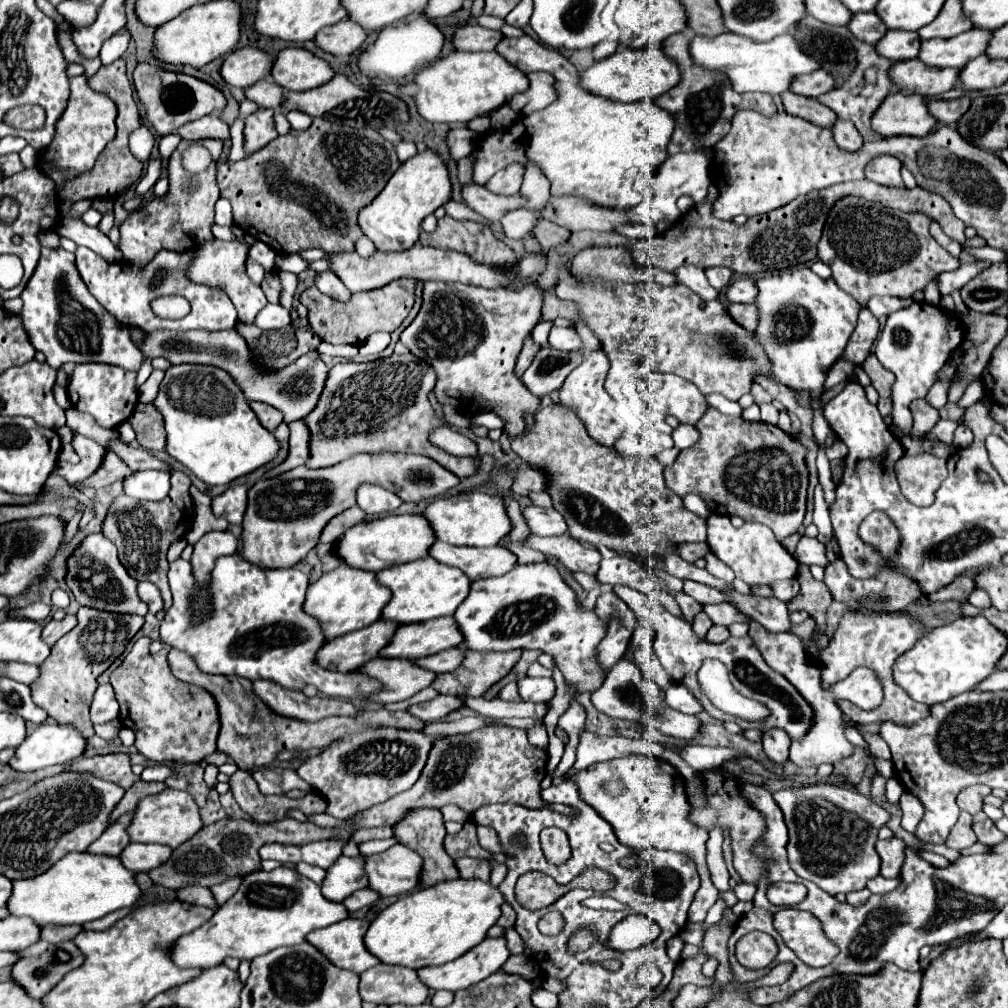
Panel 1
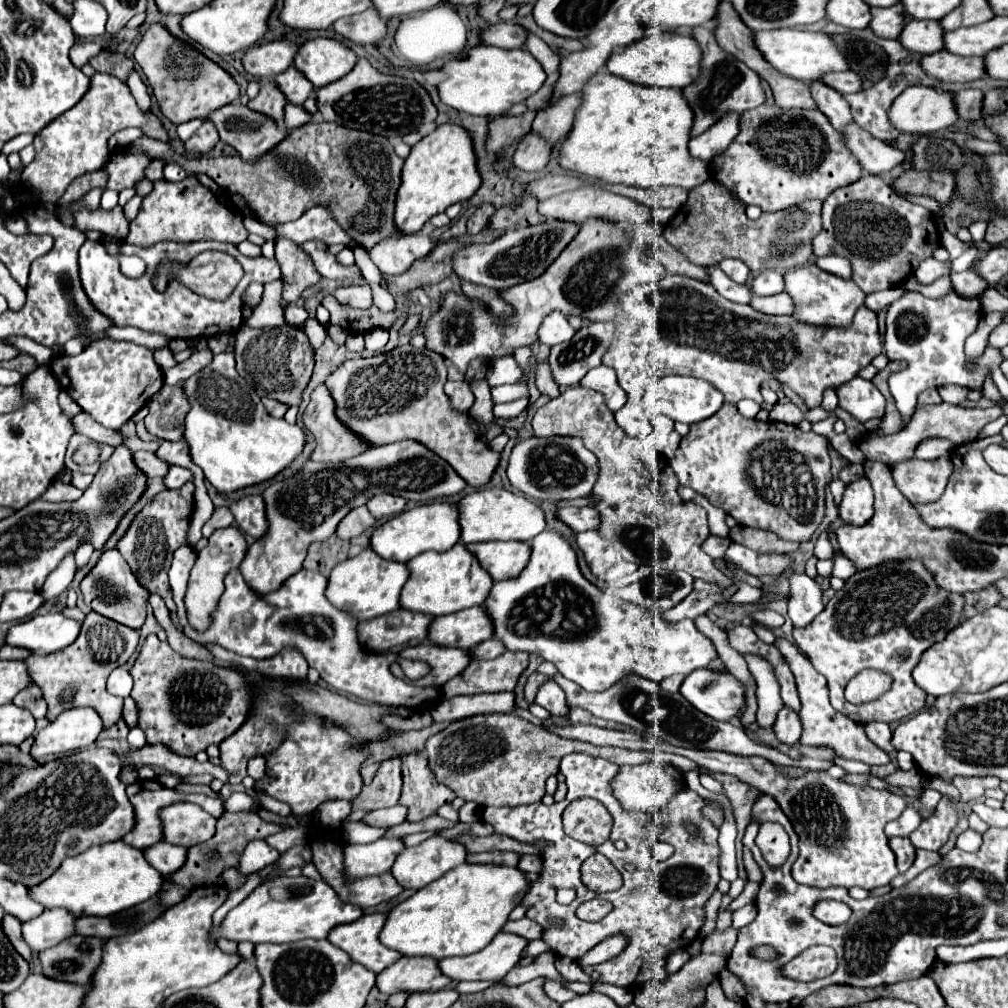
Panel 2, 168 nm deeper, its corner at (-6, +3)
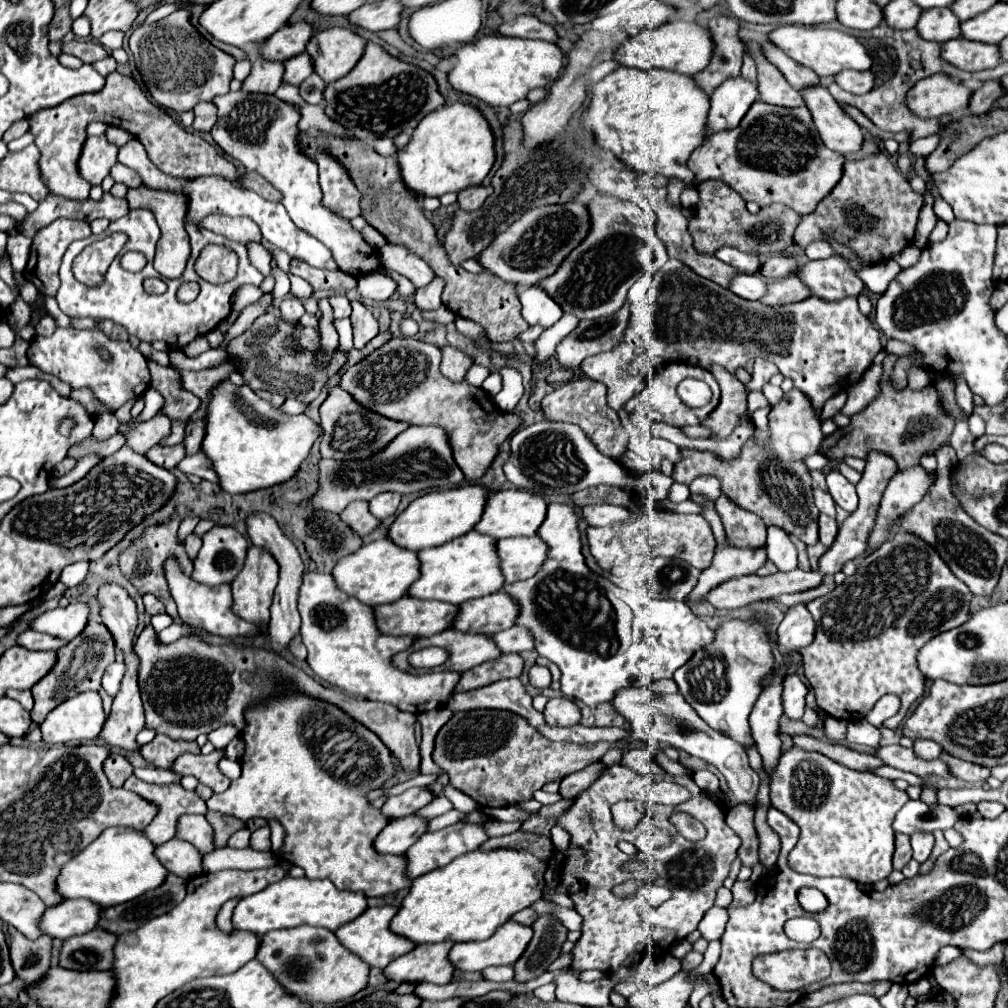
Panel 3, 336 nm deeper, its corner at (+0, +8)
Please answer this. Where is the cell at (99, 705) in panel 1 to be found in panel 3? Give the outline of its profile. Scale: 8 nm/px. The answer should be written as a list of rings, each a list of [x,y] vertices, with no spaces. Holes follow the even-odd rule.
[[[114,662],[106,668],[106,674],[102,678],[102,686],[106,688],[106,692],[110,696],[114,696],[118,692],[118,686],[122,682],[122,676],[124,676],[124,664],[122,662]]]

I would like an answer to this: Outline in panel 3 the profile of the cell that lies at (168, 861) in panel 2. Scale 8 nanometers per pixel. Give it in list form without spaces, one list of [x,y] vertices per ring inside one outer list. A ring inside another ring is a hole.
[[[174,838],[158,846],[156,856],[170,872],[174,872],[184,880],[190,880],[192,876],[202,874],[202,854],[190,842]]]

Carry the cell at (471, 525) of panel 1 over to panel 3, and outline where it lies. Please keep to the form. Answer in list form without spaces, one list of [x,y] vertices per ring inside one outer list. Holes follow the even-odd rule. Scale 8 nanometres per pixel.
[[[518,488],[498,490],[498,492],[492,492],[492,496],[488,498],[486,510],[480,518],[480,524],[476,524],[476,530],[490,534],[494,538],[536,536],[540,524],[544,522],[544,516],[546,516],[546,502],[542,496],[526,492],[526,490],[518,490]]]

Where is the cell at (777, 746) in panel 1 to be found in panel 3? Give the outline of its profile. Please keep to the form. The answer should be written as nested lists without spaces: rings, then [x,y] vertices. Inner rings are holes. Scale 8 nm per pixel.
[[[788,674],[784,680],[784,716],[788,718],[802,718],[806,708],[806,694],[808,686],[802,682],[800,676]]]

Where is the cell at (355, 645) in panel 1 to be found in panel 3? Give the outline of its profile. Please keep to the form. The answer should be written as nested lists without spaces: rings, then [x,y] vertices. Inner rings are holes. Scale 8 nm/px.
[[[404,596],[394,604],[376,606],[376,623],[386,634],[408,634],[422,638],[450,628],[456,614],[456,604]],[[392,612],[394,618],[390,617]]]

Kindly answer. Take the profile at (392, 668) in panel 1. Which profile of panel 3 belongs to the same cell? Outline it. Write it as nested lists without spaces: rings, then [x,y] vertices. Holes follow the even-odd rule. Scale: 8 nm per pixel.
[[[448,628],[448,630],[444,630],[436,636],[418,638],[412,648],[408,648],[406,652],[400,652],[394,658],[394,664],[400,670],[415,673],[415,669],[408,664],[408,656],[414,650],[422,650],[422,648],[428,648],[428,646],[446,648],[450,652],[450,660],[446,662],[446,666],[450,670],[456,670],[456,672],[466,672],[468,668],[474,668],[482,662],[496,660],[498,656],[502,656],[502,652],[500,652],[500,648],[496,648],[496,642],[492,640],[492,636],[468,634],[468,632],[460,632],[456,628]]]

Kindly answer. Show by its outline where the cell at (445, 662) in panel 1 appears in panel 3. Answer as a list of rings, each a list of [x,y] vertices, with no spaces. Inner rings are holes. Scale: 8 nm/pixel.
[[[512,626],[508,630],[494,634],[494,642],[502,648],[502,652],[524,652],[524,650],[534,648],[532,632],[528,632],[528,628],[520,628],[520,626]]]

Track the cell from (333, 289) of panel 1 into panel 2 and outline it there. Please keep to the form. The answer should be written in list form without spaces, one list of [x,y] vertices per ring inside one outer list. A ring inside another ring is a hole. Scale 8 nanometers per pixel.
[[[350,285],[350,287],[338,287],[332,293],[342,305],[354,307],[354,309],[368,309],[372,307],[372,289],[368,285]]]

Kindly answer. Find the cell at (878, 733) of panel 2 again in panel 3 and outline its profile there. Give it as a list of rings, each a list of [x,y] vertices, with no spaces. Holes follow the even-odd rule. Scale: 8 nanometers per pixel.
[[[888,694],[888,696],[882,696],[882,698],[880,698],[880,702],[878,702],[878,704],[874,706],[874,710],[866,716],[866,720],[878,728],[878,726],[882,726],[882,722],[884,722],[886,718],[894,716],[898,710],[900,710],[900,698]]]

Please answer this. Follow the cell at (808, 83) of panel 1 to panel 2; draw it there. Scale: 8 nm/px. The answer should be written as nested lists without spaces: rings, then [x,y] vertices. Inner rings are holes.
[[[840,71],[840,73],[826,73],[820,77],[824,85],[830,85],[838,93],[856,93],[862,87],[862,79],[854,71]]]

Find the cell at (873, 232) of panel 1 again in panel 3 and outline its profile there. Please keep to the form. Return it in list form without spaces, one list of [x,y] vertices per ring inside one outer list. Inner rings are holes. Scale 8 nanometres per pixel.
[[[886,152],[844,162],[844,172],[836,188],[832,188],[814,212],[800,218],[794,242],[806,248],[812,240],[820,240],[826,230],[834,230],[834,238],[856,250],[866,262],[888,262],[892,254],[912,242],[922,204],[924,196],[910,188],[908,178]]]

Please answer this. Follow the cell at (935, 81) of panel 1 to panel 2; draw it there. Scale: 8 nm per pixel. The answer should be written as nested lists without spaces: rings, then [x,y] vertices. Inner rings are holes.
[[[938,51],[922,57],[922,69],[930,77],[946,83],[970,83],[984,75],[982,57],[960,57],[948,51]]]

